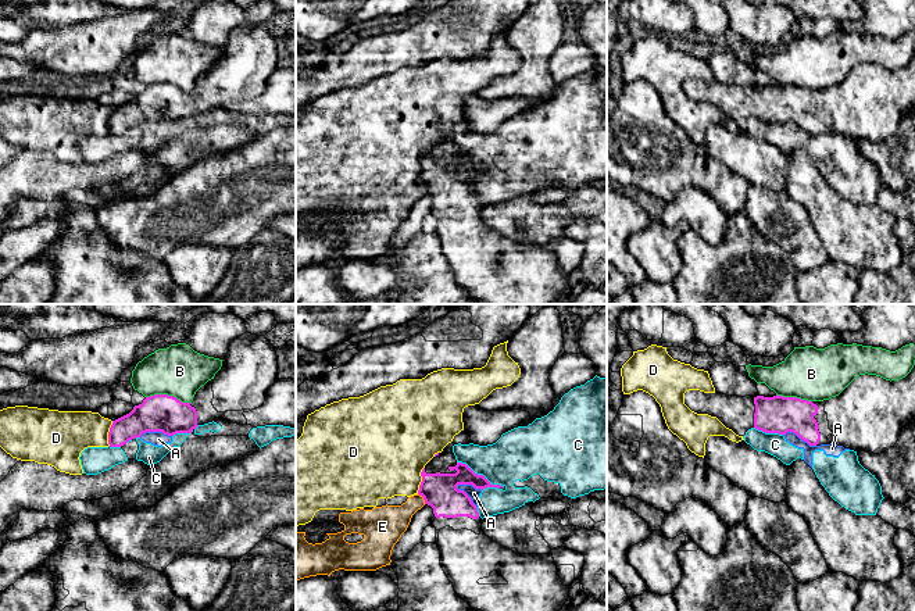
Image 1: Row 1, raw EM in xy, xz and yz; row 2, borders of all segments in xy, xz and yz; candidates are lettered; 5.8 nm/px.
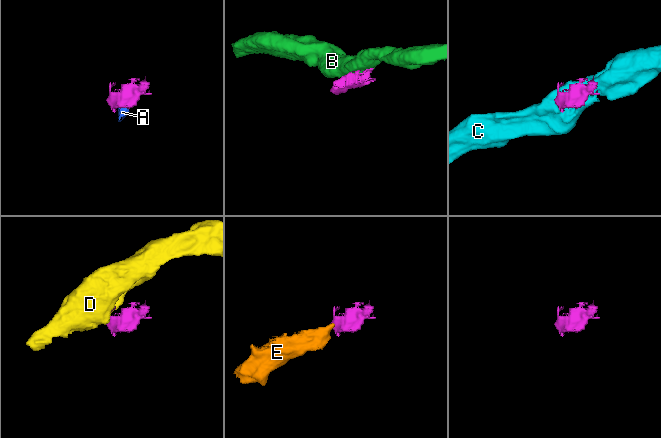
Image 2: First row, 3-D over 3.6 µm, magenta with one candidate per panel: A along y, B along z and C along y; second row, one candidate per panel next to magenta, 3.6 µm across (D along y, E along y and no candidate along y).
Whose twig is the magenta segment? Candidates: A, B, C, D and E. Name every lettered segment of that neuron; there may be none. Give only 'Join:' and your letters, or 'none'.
Join: none

